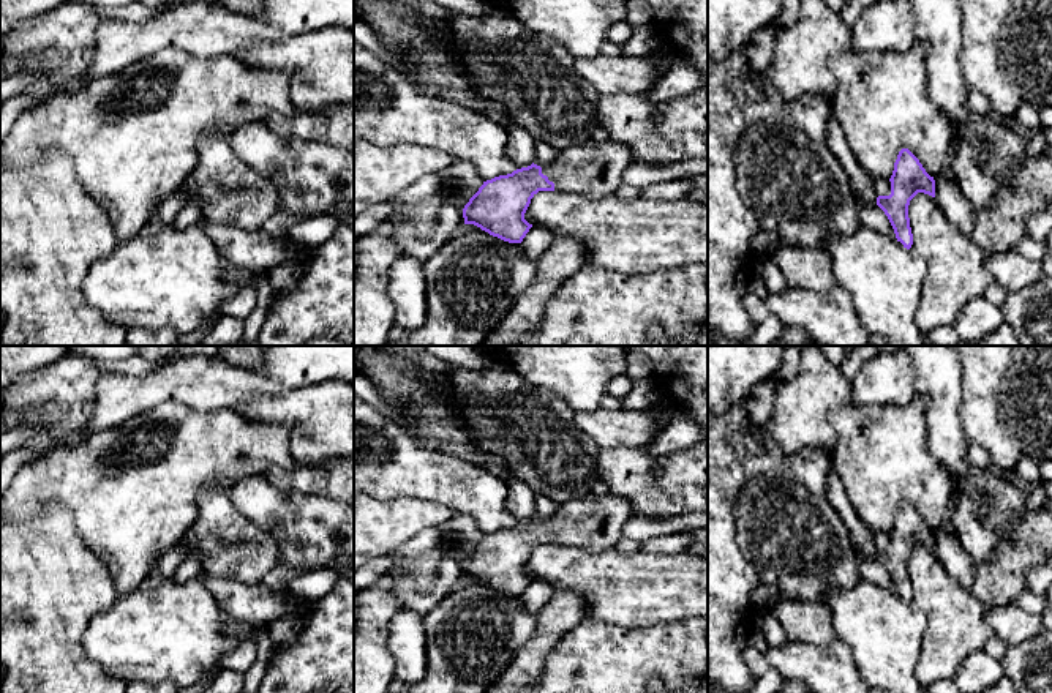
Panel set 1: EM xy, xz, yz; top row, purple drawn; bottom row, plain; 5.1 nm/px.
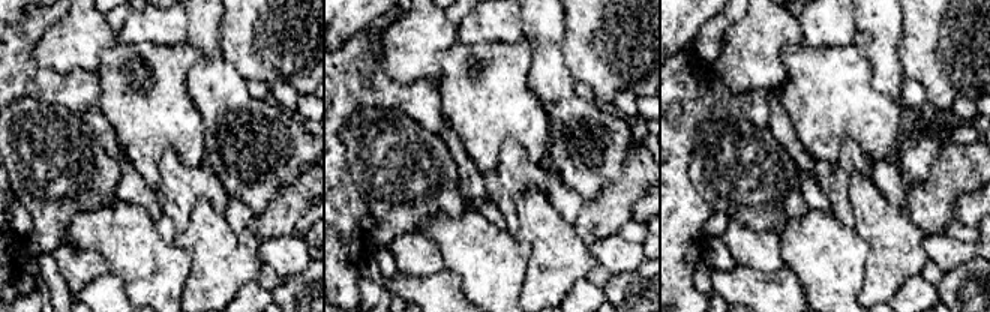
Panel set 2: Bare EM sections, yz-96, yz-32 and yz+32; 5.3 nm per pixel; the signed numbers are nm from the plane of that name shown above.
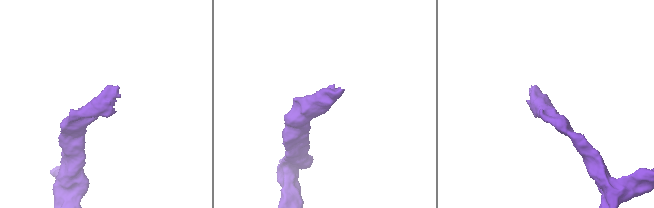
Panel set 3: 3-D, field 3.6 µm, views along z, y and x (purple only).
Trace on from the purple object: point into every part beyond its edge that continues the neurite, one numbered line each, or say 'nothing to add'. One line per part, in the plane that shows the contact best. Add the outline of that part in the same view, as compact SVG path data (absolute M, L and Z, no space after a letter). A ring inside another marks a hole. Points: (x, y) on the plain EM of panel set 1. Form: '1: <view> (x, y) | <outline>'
1: yz (882, 540) | M889 534L874 535L874 546L875 546L875 551L889 549L891 548L891 535Z

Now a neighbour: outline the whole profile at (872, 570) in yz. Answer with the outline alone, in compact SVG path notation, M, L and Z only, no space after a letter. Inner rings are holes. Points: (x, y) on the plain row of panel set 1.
M859 554L858 567L862 579L867 579L881 589L897 594L888 570L877 557L870 559L867 556Z

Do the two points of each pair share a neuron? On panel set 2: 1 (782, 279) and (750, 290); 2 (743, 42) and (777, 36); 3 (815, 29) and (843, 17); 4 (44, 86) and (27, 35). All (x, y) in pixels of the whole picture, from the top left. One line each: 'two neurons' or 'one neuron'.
1: one neuron
2: one neuron
3: one neuron
4: one neuron

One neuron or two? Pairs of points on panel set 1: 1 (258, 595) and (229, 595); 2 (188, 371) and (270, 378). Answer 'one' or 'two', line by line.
1: one
2: one

